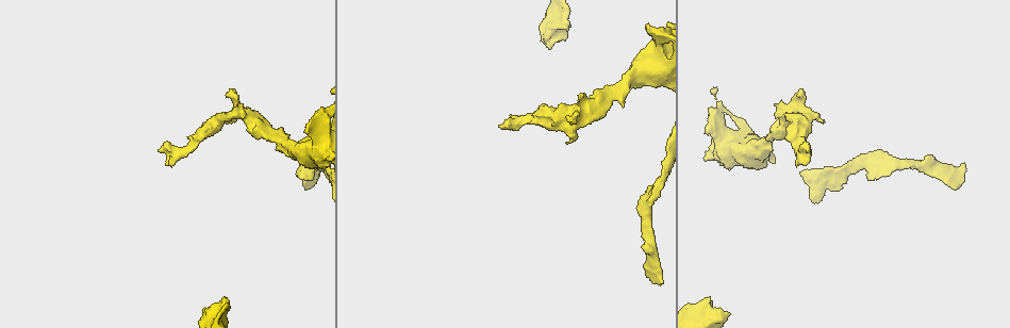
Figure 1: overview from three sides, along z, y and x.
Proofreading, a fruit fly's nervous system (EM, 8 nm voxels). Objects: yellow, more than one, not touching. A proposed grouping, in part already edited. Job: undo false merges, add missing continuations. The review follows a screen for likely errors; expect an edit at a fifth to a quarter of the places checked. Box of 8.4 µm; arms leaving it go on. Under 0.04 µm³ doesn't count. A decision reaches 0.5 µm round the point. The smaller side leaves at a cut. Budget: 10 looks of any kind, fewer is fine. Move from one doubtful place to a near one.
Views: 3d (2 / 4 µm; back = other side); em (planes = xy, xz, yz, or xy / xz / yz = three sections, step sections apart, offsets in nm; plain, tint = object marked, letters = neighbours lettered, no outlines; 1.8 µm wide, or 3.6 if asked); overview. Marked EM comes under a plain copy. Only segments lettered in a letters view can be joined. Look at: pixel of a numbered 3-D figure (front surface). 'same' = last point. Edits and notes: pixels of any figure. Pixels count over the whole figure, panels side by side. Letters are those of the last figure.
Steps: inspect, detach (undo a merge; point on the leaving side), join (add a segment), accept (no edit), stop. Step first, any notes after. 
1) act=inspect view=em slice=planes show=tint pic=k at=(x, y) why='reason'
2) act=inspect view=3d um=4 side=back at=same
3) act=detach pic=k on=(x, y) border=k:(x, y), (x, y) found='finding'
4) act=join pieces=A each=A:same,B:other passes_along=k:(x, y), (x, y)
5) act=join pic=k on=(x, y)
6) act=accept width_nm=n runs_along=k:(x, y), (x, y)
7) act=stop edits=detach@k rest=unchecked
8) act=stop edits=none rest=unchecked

act=inspect view=3d um=4 side=back pic=1 at=(799, 96) why='branch stops here'

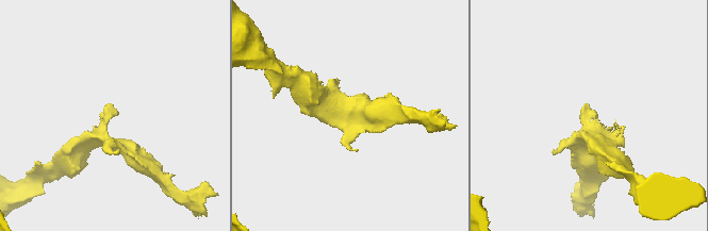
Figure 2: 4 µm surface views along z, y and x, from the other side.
act=inspect view=em um=3.6 slice=planes show=letters pic=2 at=(117, 113)

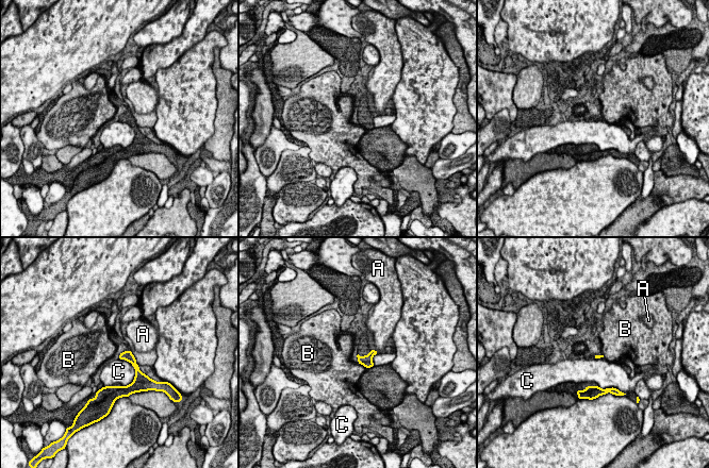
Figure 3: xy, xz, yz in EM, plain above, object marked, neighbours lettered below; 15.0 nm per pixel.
act=accept each=A:other,B:other,C:other border=3:(132, 365), (134, 379), (122, 386) found='no lettered segment goes on from it'

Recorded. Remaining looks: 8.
act=inspect view=em slice=planes show=letters pic=1 at=(809, 149) why='an open end'

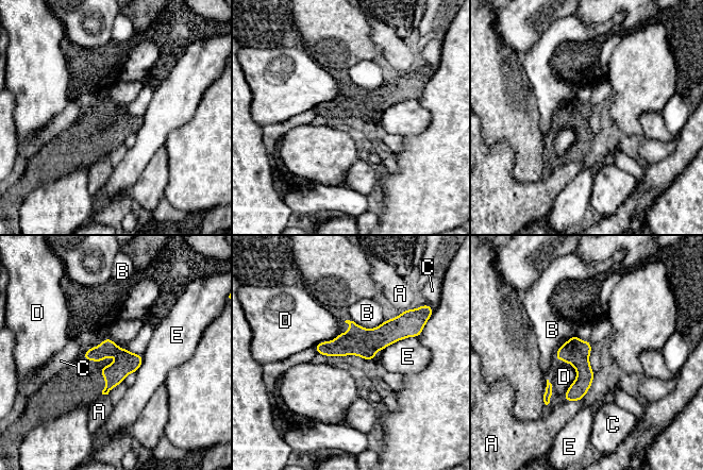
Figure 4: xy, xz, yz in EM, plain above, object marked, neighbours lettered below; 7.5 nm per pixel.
act=accept each=A:other,B:other,C:other,D:other,E:other found='none of them fits'

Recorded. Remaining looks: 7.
act=inspect view=3d um=2 pic=1 at=(567, 29) why='an open end'

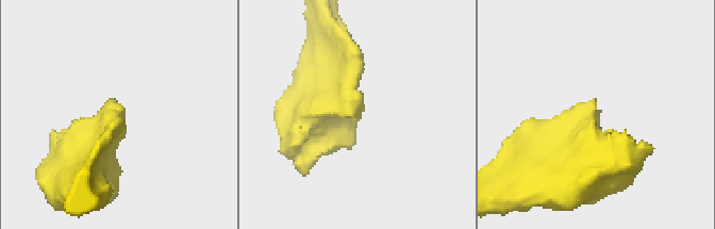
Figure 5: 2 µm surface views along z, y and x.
act=inspect view=em slice=planes show=letters pic=5 at=(116, 103)

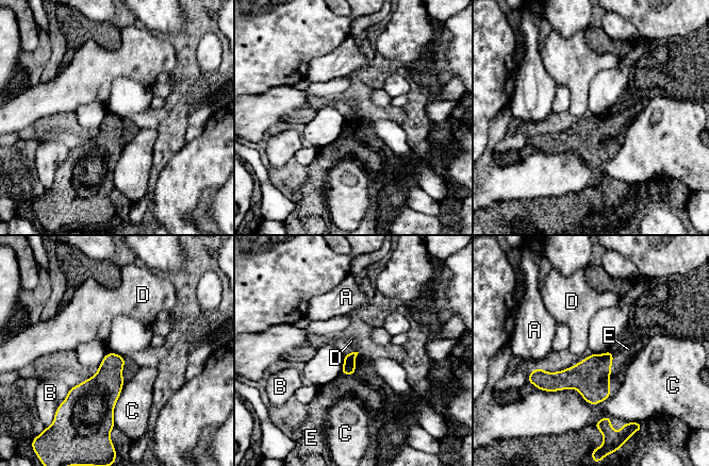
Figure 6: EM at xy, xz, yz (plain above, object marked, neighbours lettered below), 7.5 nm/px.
act=join pieces=E each=A:other,B:other,C:other,D:other,E:same found='it goes on there'

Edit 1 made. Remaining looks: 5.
act=inspect view=3d um=2 pic=1 at=(879, 176) why='branch stops here'

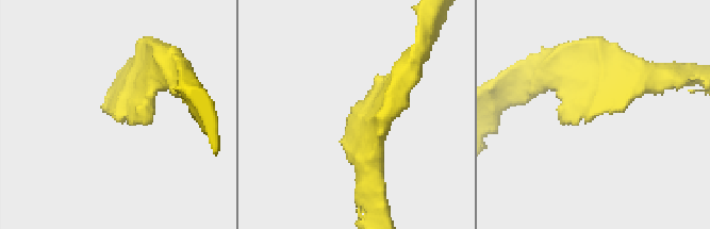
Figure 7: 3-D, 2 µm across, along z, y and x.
act=inspect view=em slice=yz step=4 show=letters pic=7 at=(353, 108)

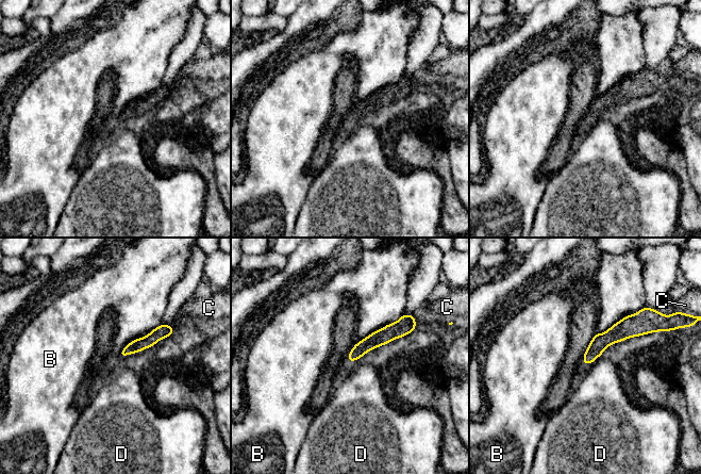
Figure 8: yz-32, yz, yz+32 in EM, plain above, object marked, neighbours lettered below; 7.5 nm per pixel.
act=inspect view=em slice=xy step=4 show=letters at=same why='another direction'

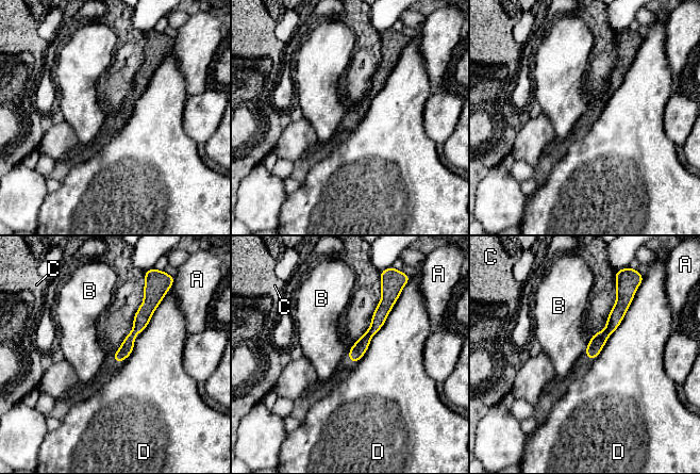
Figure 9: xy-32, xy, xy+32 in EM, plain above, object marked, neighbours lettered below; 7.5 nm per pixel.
act=accept width_nm=100 each=A:other,B:other,C:other,D:other runs_along=9:(383, 300), (376, 326), (353, 359) found='none of them fits'

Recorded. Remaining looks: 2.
act=stop edits=join@6 rest=unchecked

